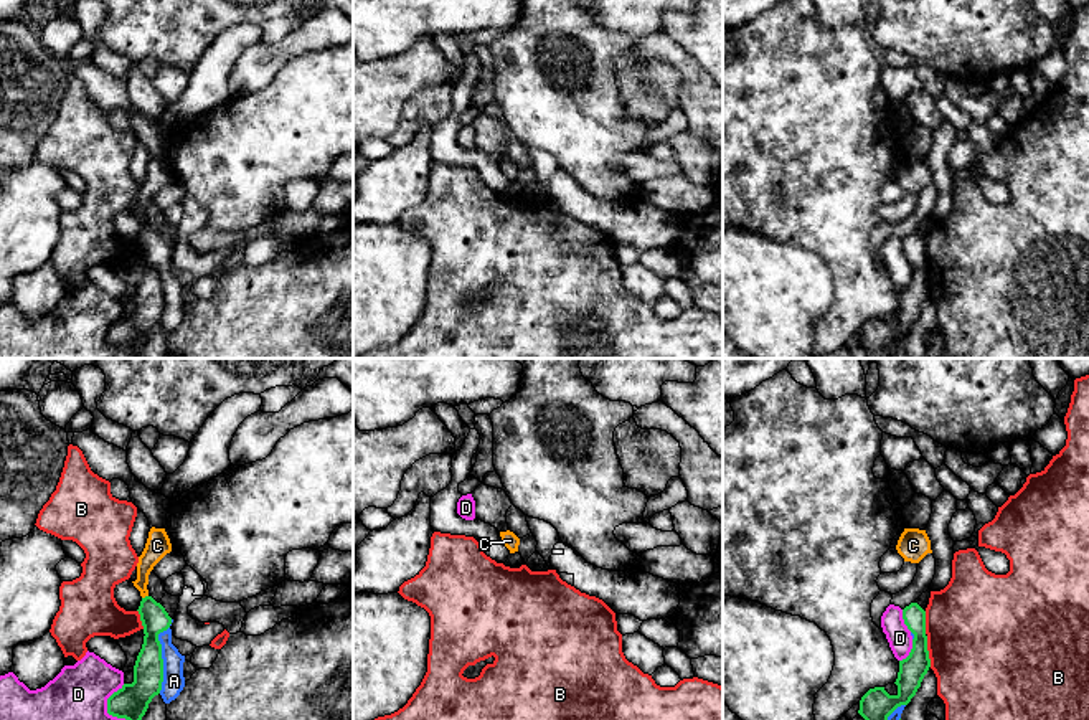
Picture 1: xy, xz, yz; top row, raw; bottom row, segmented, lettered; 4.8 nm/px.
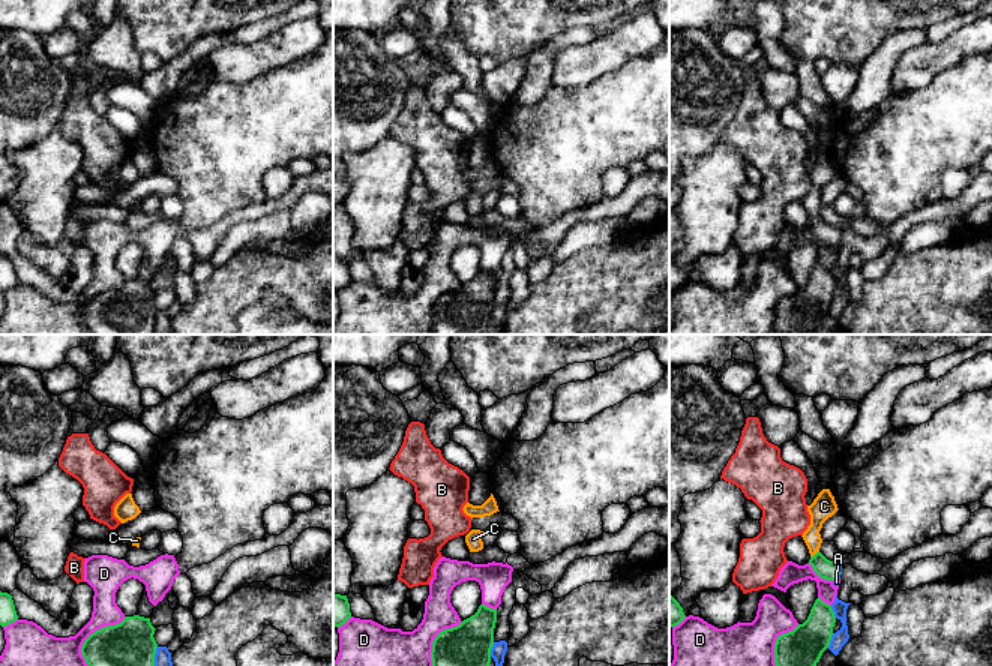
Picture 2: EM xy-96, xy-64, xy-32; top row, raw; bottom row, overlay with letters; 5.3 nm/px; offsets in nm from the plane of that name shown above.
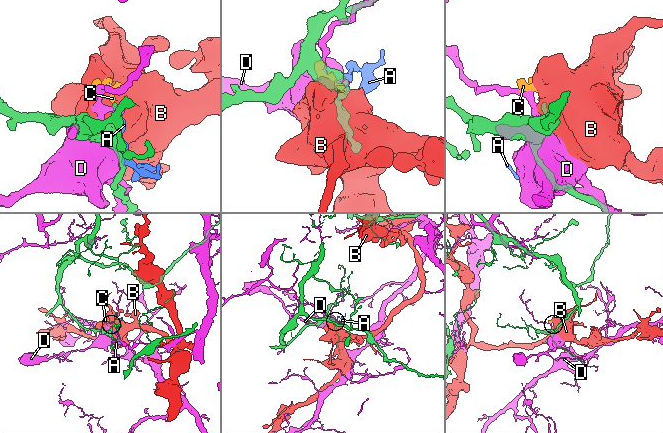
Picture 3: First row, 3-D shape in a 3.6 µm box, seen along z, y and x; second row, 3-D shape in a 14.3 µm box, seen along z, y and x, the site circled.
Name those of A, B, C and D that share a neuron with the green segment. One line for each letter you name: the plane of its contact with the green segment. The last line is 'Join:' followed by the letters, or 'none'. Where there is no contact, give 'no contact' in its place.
A: xy
C: xy
Join: A, C

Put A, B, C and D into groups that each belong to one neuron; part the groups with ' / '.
A C / B / D

